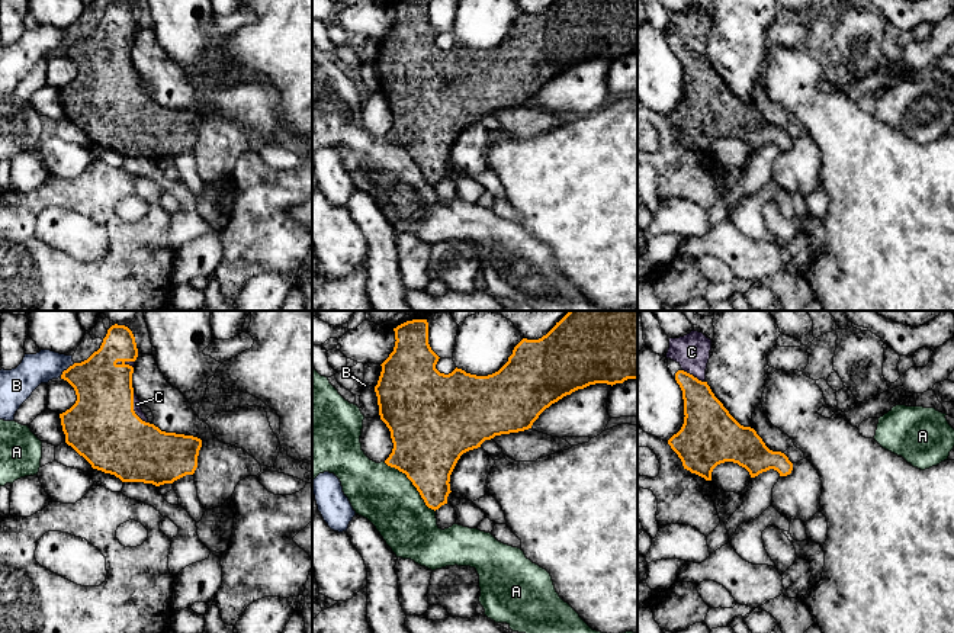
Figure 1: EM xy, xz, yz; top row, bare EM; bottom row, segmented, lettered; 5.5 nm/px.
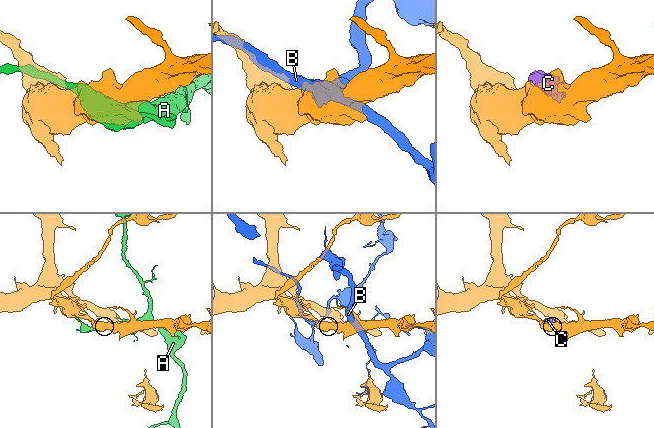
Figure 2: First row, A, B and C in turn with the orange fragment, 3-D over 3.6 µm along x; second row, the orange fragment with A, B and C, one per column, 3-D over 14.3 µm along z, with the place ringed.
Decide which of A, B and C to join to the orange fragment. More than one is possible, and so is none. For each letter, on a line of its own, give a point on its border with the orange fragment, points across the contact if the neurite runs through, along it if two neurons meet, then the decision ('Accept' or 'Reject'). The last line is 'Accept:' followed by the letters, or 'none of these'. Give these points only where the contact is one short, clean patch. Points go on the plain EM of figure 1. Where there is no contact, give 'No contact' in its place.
A: Touches orange at xz (413, 158). Reject
B: Touches orange at xy (67, 44). Reject
C: Touches orange at xy (132, 83). Accept
Accept: C

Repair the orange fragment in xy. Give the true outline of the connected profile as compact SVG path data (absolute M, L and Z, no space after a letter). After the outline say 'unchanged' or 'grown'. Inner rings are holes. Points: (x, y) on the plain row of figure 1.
M112 0L97 26L87 35L62 46L76 65L76 78L60 89L65 118L83 131L93 144L115 150L122 157L144 157L155 161L193 150L202 115L193 110L161 106L141 84L132 62L132 48L139 26L132 6Z; grown

